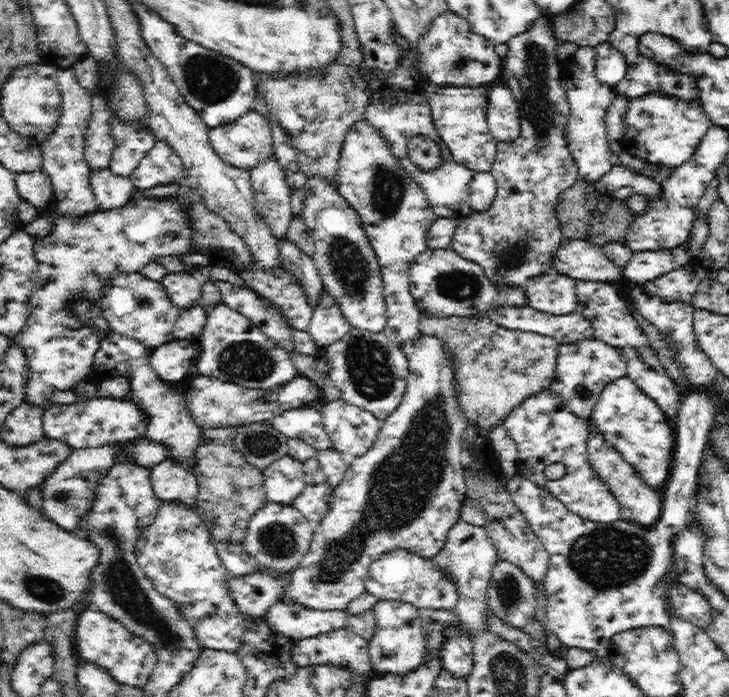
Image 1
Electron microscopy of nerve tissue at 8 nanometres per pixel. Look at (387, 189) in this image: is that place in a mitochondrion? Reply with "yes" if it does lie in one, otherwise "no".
yes

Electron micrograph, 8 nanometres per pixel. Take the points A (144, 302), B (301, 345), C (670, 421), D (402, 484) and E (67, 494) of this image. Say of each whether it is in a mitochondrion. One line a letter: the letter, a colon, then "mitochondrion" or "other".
A: mitochondrion
B: other
C: other
D: mitochondrion
E: mitochondrion

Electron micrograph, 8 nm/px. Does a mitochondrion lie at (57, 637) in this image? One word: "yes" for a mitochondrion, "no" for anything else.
no

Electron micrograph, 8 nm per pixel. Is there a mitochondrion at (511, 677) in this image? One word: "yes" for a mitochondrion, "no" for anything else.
yes

